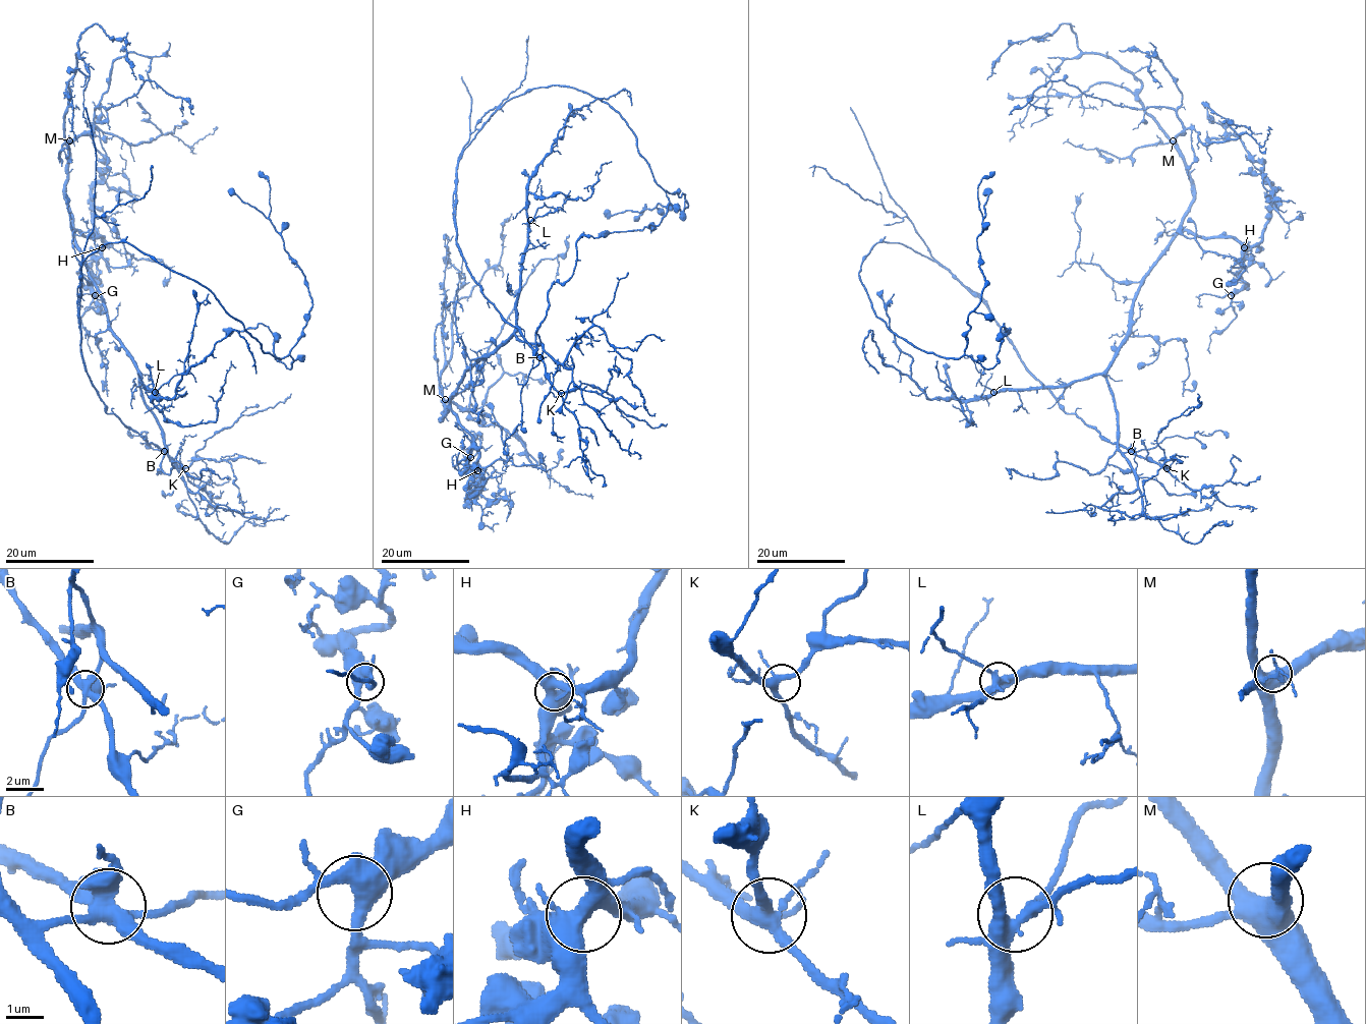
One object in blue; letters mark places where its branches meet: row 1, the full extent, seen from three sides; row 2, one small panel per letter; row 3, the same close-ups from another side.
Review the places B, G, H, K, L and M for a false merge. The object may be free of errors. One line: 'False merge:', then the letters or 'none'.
False merge: B

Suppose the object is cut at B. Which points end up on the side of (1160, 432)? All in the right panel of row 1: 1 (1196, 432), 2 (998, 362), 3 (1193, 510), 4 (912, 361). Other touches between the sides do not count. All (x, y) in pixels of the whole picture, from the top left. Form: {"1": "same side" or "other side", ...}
{"1": "other side", "2": "same side", "3": "other side", "4": "other side"}

